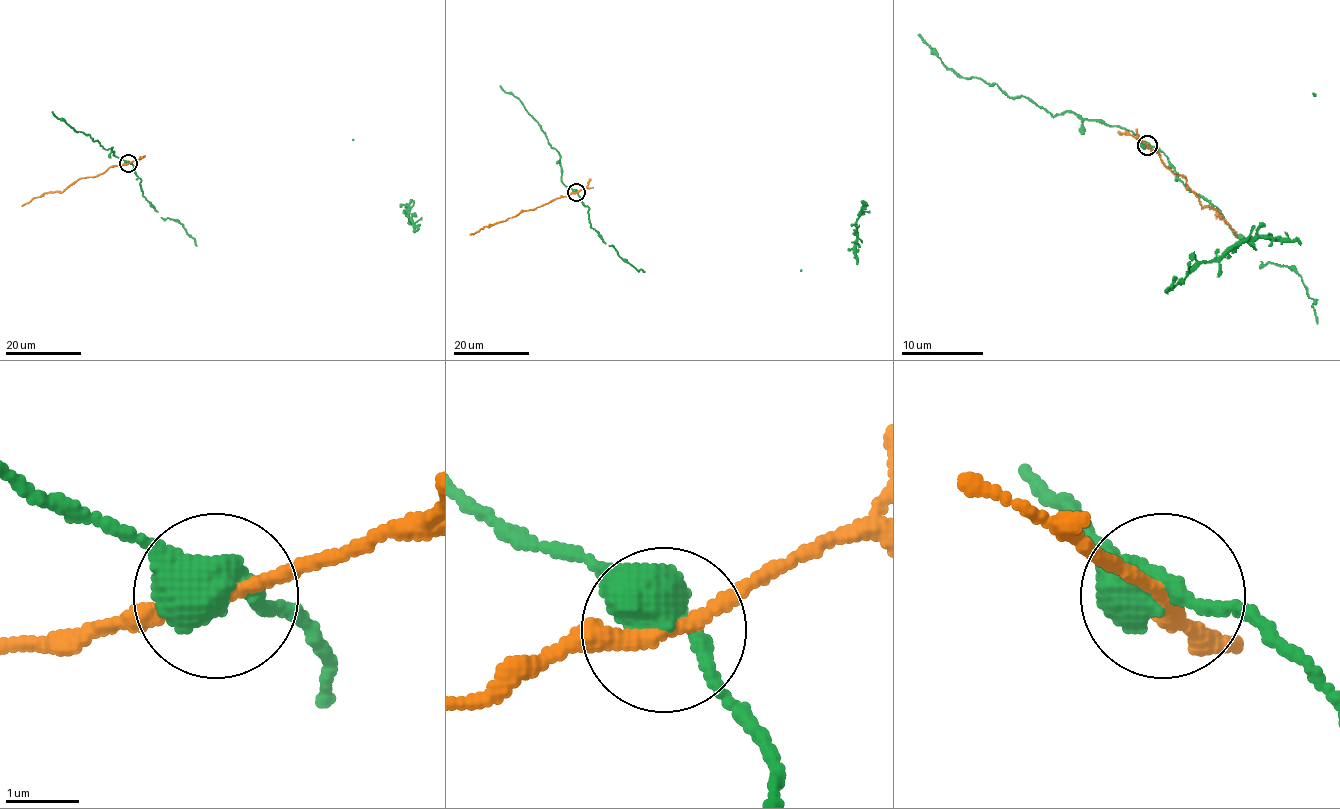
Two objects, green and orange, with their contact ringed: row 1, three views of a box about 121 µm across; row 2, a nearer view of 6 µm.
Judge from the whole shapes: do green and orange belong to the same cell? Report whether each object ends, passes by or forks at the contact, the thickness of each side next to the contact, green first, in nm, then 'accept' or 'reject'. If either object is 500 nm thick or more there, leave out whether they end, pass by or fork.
green passes by; orange passes by; calibres 480 and 190 nm; reject

